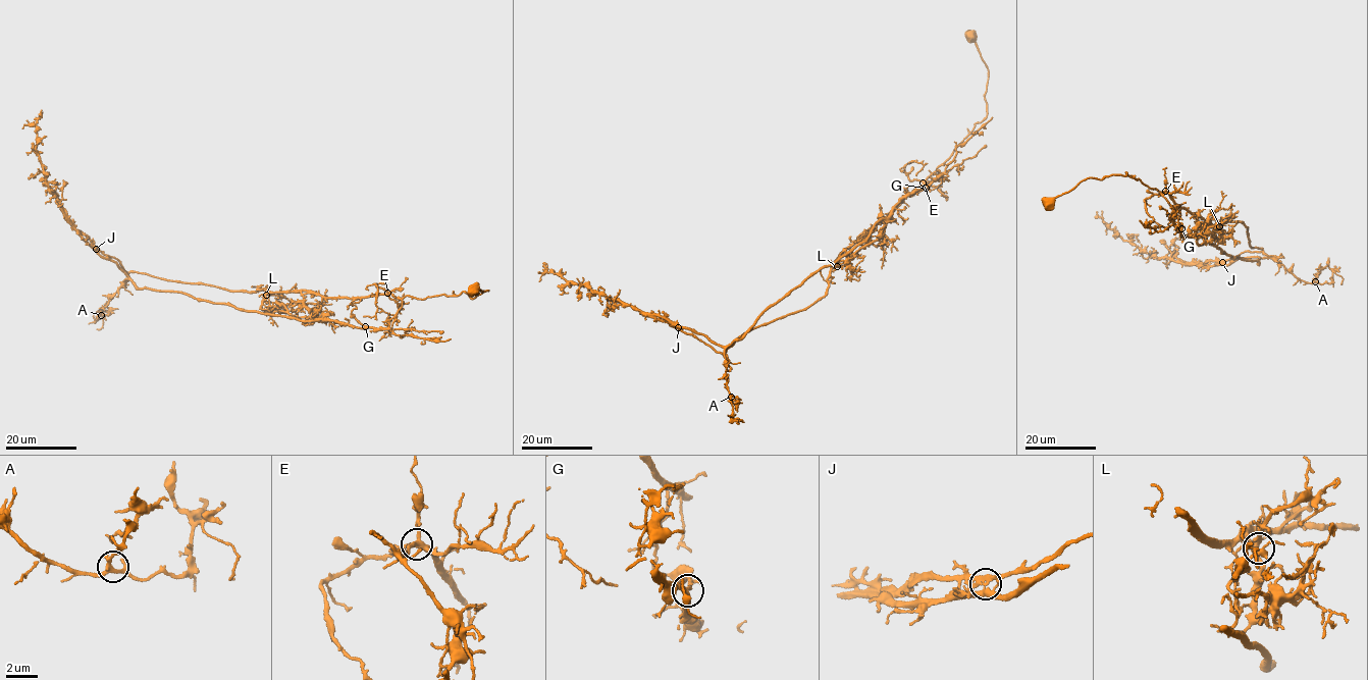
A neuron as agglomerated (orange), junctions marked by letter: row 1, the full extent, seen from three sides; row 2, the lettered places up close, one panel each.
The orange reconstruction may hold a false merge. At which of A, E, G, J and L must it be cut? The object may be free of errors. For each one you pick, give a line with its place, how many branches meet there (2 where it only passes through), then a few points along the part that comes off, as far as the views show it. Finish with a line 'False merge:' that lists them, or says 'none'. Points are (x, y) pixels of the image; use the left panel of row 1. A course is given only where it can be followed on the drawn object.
J: (96, 249) | 3 | (96, 249), (129, 272), (250, 293), (422, 299), (463, 292), (473, 299), (488, 290), (470, 292)
False merge: J

